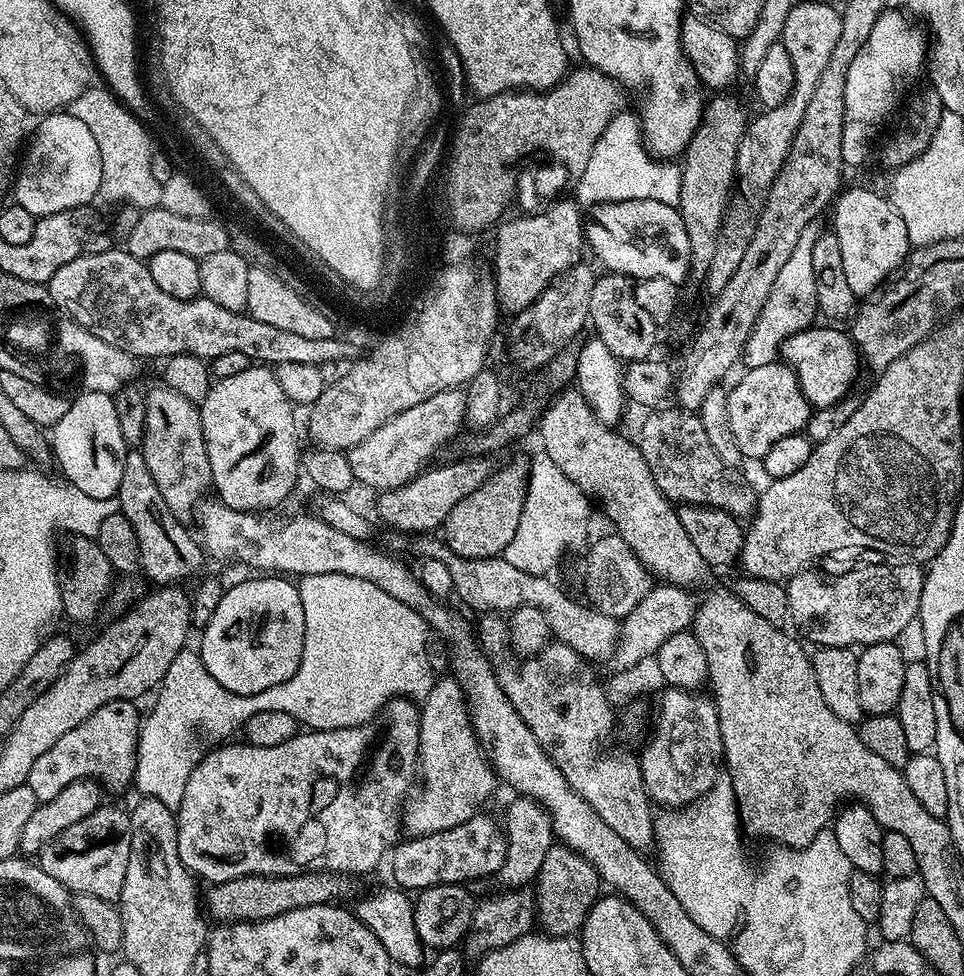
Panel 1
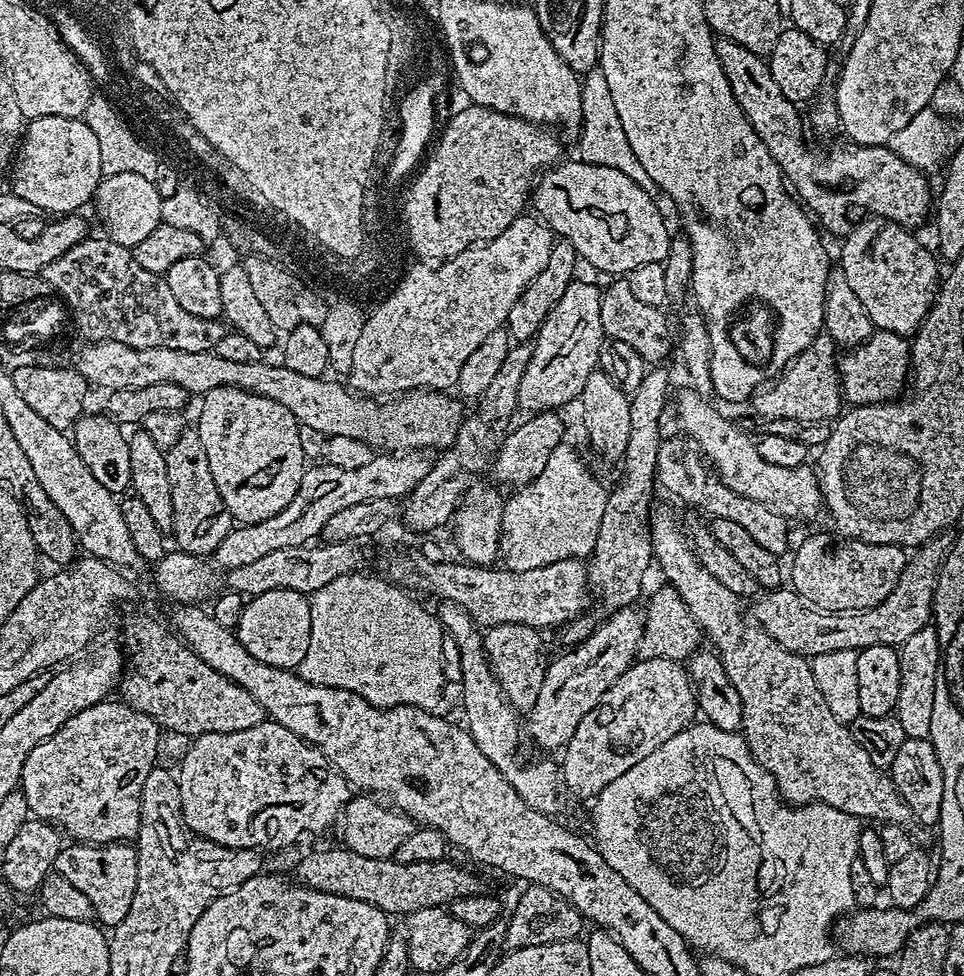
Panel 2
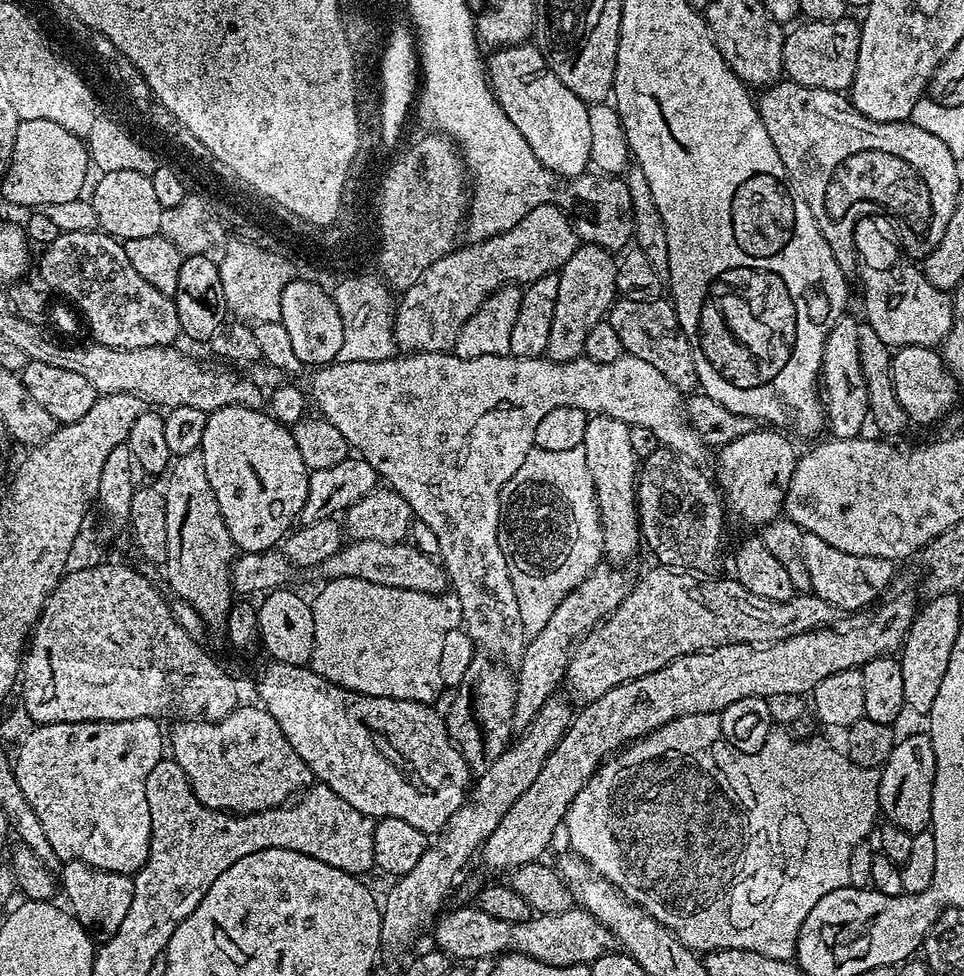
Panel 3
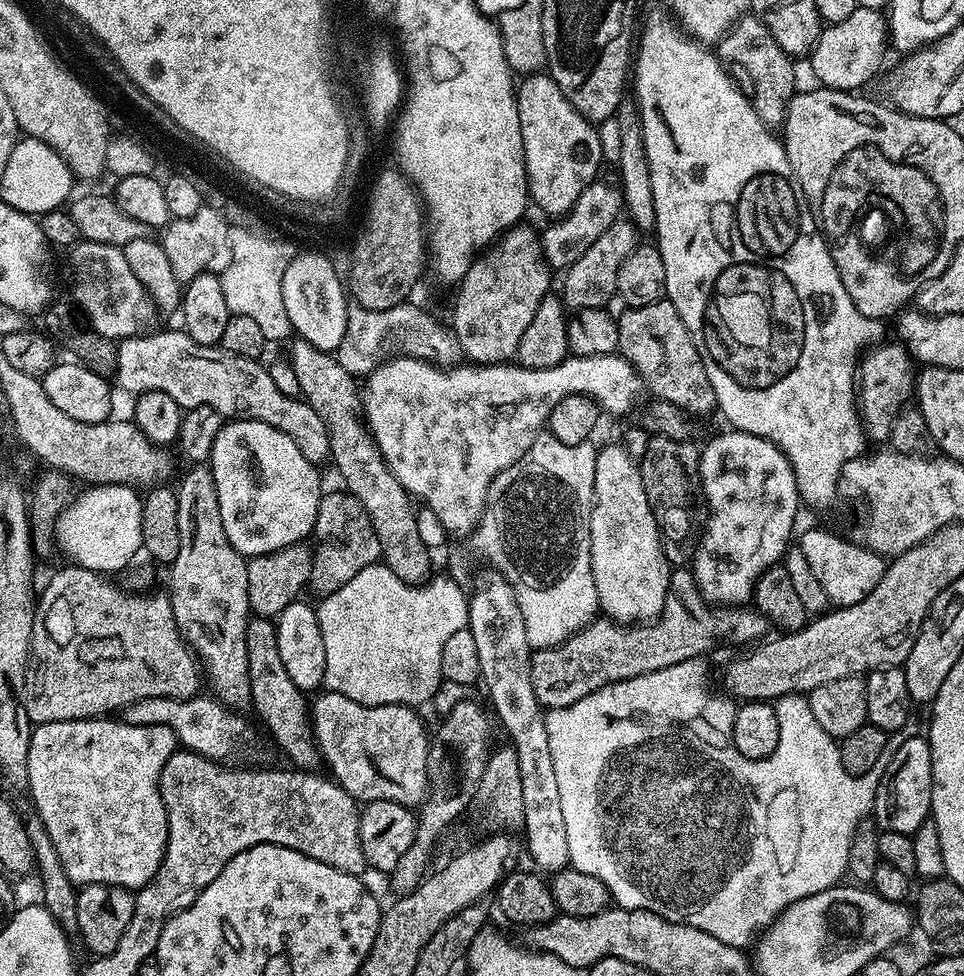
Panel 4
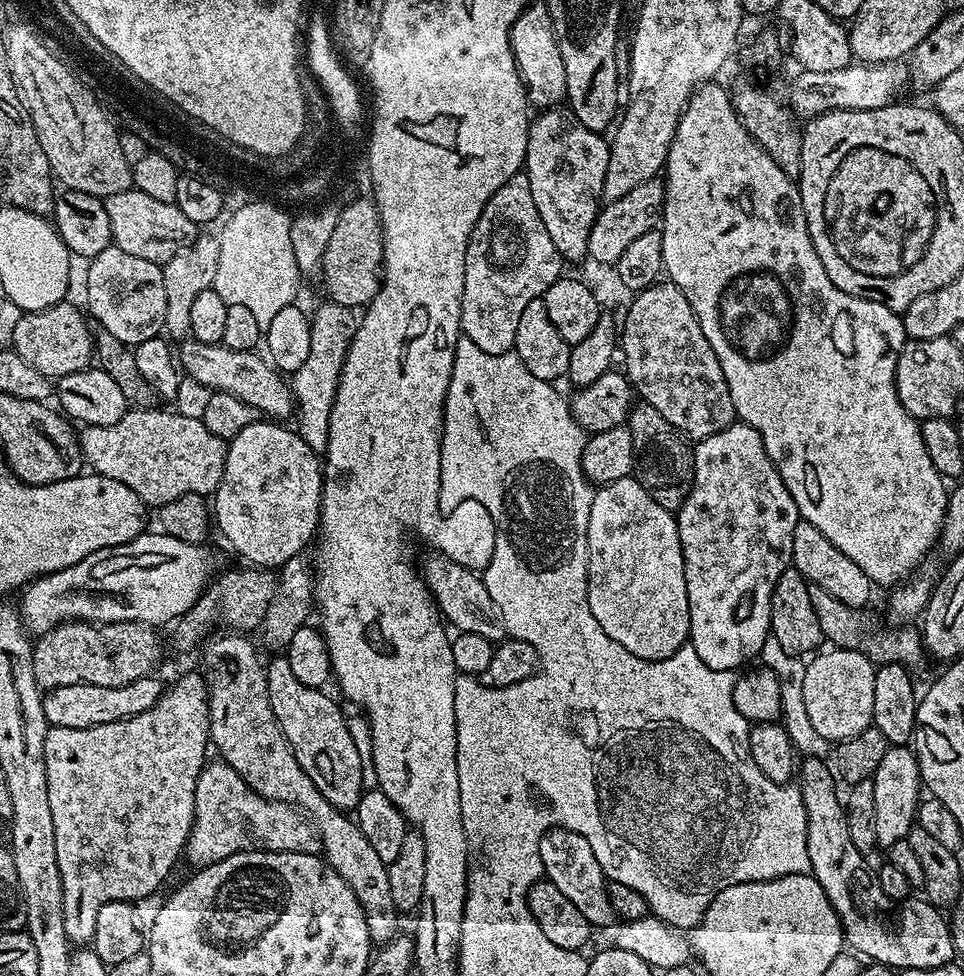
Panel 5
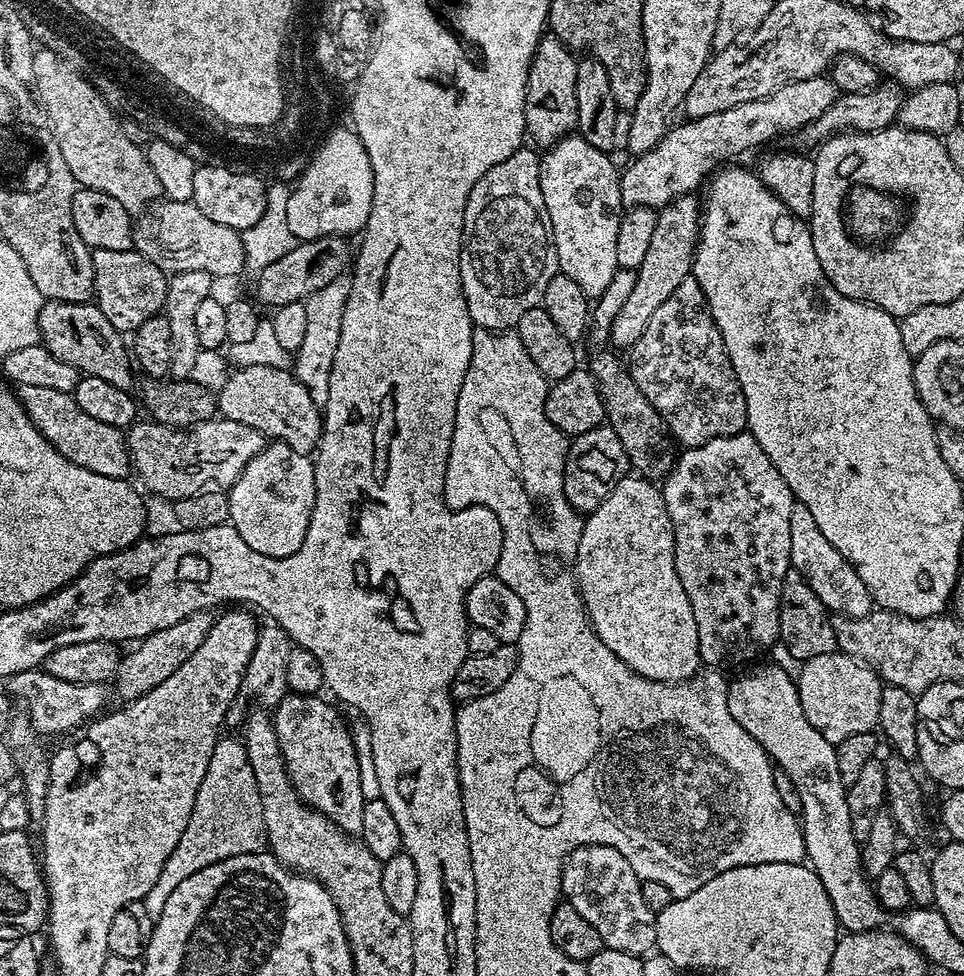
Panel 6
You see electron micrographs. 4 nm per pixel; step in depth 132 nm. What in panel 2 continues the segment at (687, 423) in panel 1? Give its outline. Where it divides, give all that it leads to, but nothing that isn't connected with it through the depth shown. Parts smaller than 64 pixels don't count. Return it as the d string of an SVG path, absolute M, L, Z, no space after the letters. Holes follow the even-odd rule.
M684 438L680 440L665 439L658 450L656 479L659 487L665 488L670 495L705 512L712 520L729 520L742 526L765 550L770 554L783 557L789 551L788 528L789 521L782 514L774 514L770 506L762 506L762 502L754 502L752 498L746 498L740 494L734 494L730 486L723 484L718 479L715 471L702 459L701 453L695 447L690 446L689 441ZM788 548L788 549L787 549ZM784 551L786 551L784 553Z

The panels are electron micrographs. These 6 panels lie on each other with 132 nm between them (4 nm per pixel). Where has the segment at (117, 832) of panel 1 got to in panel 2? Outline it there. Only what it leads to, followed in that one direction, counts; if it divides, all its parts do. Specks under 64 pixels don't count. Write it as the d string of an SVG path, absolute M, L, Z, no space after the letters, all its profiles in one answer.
M72 842L61 847L54 870L70 882L70 886L82 890L94 908L94 917L105 929L116 928L130 914L130 902L134 902L134 890L138 890L138 858L131 843L81 844Z

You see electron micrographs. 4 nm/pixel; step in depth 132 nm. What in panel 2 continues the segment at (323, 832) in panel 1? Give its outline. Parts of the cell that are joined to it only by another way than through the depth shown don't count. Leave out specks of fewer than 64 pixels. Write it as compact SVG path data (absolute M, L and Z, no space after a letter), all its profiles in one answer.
M267 718L258 726L250 726L250 730L238 730L230 734L202 734L195 737L189 743L184 755L179 757L178 764L180 764L180 772L178 771L178 783L180 785L178 811L182 817L182 823L188 827L188 831L195 832L203 840L221 844L223 848L248 848L251 850L288 848L291 844L298 843L303 836L320 836L331 824L333 827L339 821L344 807L347 806L350 799L348 781L328 763L327 758L314 745L298 738L298 734L290 734L290 730L286 730L286 726L276 724Z

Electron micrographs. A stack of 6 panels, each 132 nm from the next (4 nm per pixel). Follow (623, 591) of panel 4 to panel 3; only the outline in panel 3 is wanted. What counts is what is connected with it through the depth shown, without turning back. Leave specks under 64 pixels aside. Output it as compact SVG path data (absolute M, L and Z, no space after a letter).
M603 414L591 417L586 426L582 447L586 450L586 466L596 491L596 511L600 516L602 552L609 561L628 560L642 546L640 515L636 513L636 481L638 461L630 450L629 425Z

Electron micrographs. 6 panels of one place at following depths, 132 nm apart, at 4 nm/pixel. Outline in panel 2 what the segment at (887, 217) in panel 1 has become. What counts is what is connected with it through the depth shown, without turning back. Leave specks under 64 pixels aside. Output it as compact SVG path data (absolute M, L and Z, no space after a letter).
M862 220L843 237L838 260L838 267L846 274L846 282L850 282L854 294L858 294L862 306L866 306L873 329L905 338L915 334L928 316L942 276L936 269L937 257L932 257L912 236L915 235L909 229L893 220Z

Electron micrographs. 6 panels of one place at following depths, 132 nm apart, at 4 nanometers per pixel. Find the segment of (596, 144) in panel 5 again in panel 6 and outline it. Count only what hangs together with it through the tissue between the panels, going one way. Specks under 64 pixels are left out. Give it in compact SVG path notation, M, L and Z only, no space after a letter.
M569 134L540 156L540 185L546 202L546 214L550 214L552 237L556 247L559 271L574 278L578 286L590 298L595 298L610 286L618 268L618 226L622 215L620 202L620 172L609 153L590 146L579 134Z

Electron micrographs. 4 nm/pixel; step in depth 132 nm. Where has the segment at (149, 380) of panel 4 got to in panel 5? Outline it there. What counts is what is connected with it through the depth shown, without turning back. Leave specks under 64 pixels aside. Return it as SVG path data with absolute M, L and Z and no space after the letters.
M188 342L184 346L178 352L179 367L185 373L188 371L198 383L205 384L208 390L230 394L268 418L293 415L294 397L289 381L263 355L256 356L255 351L235 352L220 344Z

